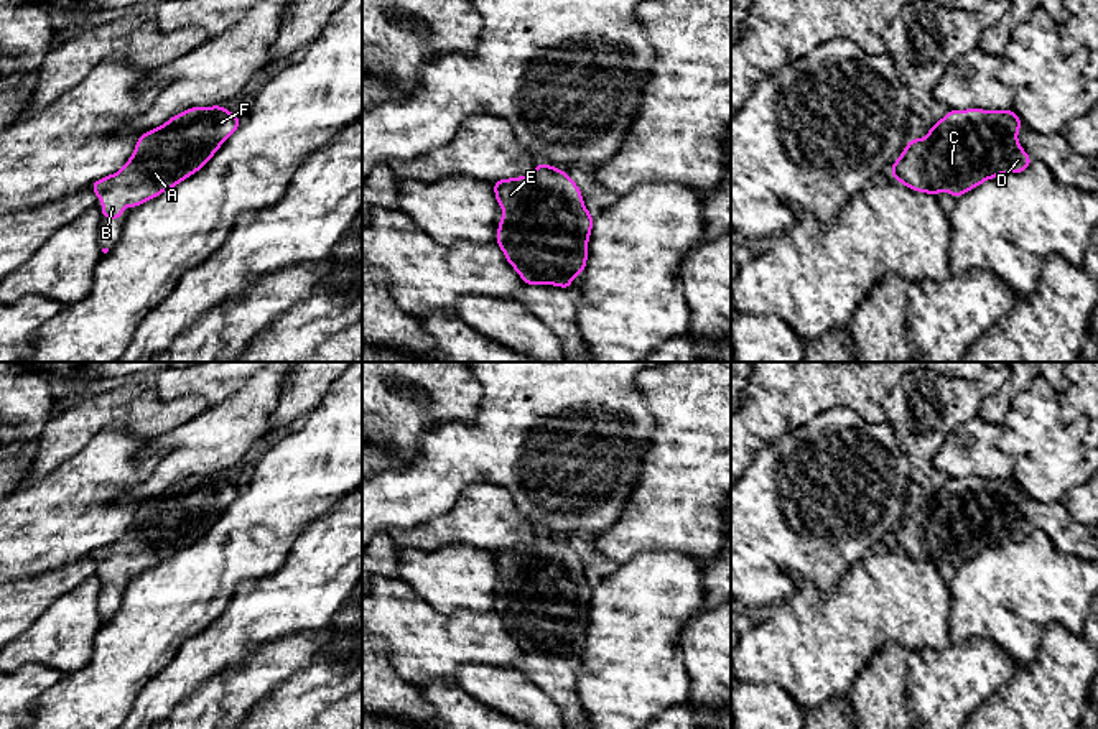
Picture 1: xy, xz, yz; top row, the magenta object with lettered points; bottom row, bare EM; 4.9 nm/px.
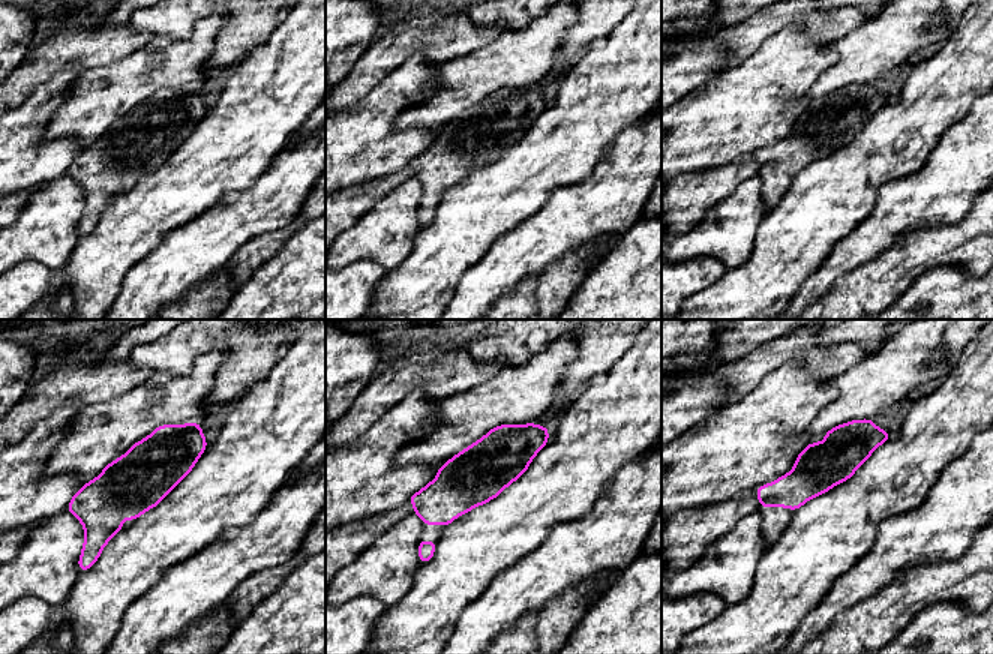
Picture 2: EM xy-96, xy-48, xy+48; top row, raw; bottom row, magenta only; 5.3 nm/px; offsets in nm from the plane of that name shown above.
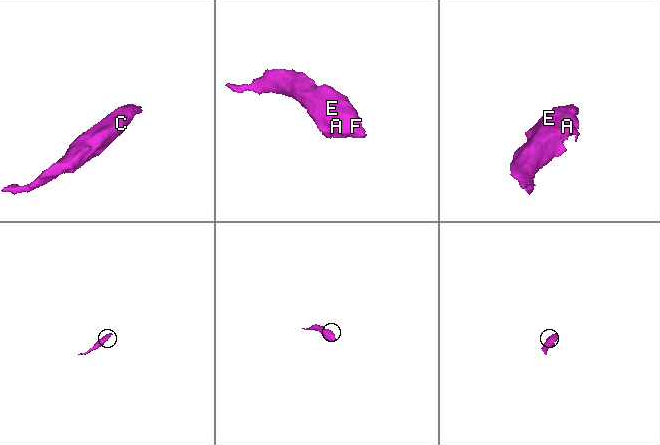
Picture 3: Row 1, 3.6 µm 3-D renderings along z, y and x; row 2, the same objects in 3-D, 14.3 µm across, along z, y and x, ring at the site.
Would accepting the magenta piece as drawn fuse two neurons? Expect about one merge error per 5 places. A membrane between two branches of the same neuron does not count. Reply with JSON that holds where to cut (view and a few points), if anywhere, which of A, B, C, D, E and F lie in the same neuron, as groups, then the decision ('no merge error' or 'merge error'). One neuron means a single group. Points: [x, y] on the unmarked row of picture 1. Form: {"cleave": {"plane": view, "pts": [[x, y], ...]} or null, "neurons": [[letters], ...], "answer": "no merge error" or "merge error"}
{"cleave": null, "neurons": [["A", "B", "C", "D", "E", "F"]], "answer": "no merge error"}

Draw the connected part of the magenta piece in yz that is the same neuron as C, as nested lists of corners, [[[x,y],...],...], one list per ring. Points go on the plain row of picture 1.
[[[1012,477],[948,479],[924,508],[909,508],[889,540],[917,561],[948,560],[958,568],[986,548],[1032,533],[1016,507],[1021,494]]]

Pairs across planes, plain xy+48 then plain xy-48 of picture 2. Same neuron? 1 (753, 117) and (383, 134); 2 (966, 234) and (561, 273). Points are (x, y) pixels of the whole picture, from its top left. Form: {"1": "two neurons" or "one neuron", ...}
{"1": "one neuron", "2": "one neuron"}

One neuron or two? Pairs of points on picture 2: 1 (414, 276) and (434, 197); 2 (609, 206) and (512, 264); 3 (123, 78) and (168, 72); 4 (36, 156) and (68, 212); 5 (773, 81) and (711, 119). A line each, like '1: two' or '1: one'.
1: two
2: one
3: one
4: two
5: one

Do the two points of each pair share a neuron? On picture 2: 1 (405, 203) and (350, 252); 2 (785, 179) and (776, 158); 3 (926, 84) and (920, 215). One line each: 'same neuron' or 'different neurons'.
1: same neuron
2: same neuron
3: different neurons

